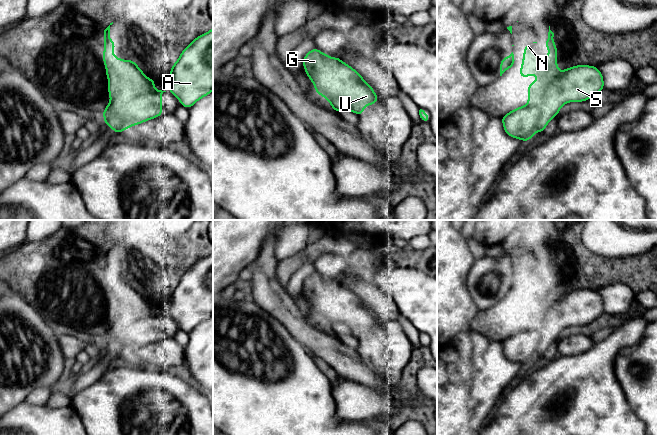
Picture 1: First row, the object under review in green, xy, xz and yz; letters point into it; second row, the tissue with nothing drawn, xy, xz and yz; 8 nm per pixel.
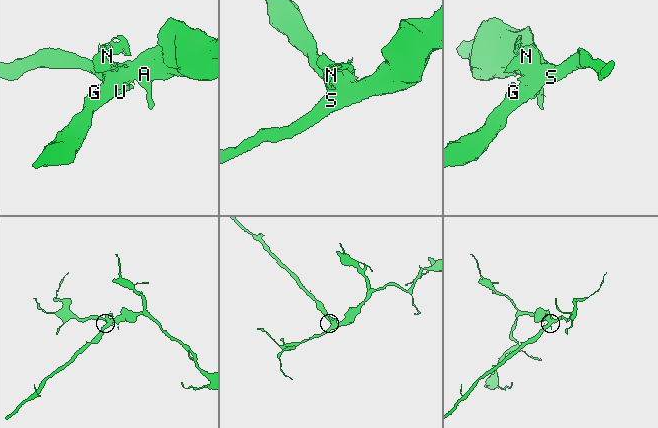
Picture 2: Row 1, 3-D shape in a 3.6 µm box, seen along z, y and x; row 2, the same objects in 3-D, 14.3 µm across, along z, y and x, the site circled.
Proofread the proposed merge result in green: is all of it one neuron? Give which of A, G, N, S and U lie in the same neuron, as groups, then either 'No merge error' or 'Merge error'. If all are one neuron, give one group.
Groups: A S / G N U. Merge error

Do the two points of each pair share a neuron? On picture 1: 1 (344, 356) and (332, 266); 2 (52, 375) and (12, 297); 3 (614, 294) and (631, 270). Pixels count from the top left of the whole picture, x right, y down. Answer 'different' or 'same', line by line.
1: different
2: same
3: different

